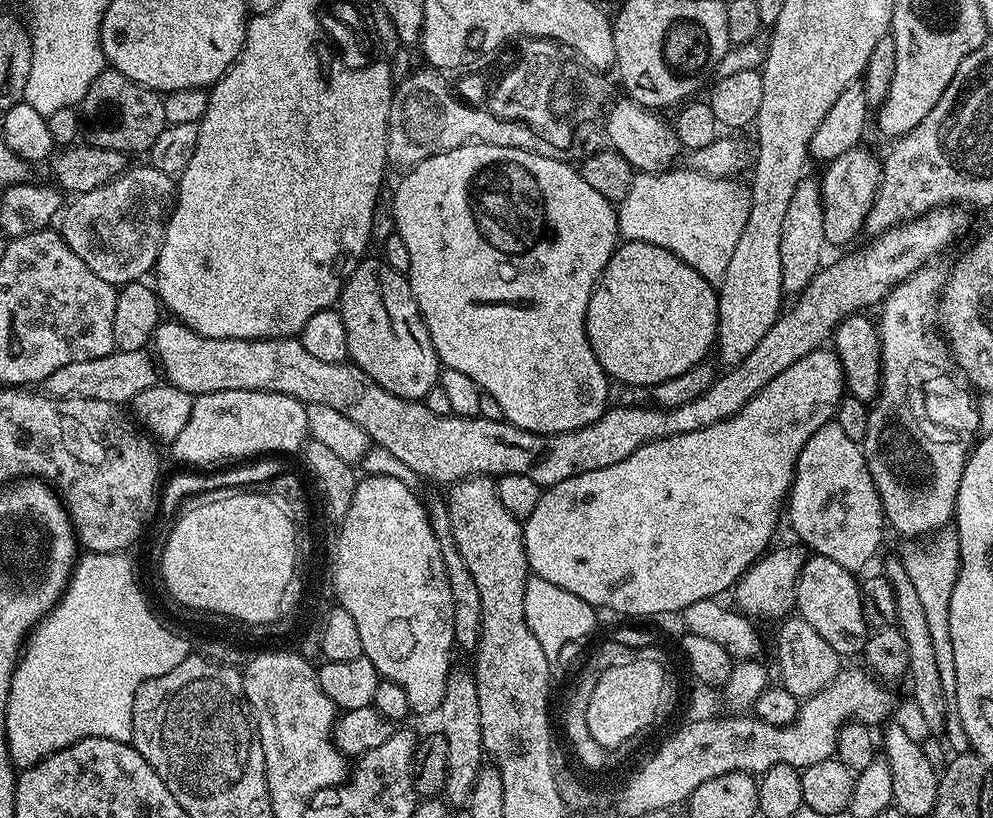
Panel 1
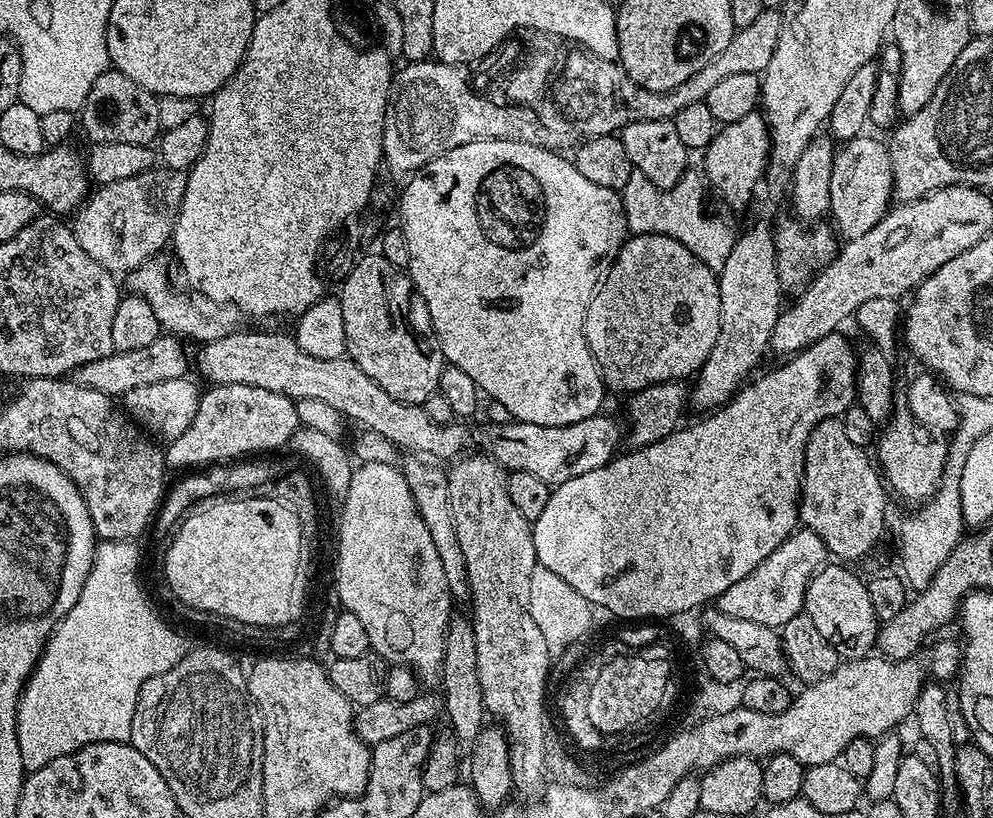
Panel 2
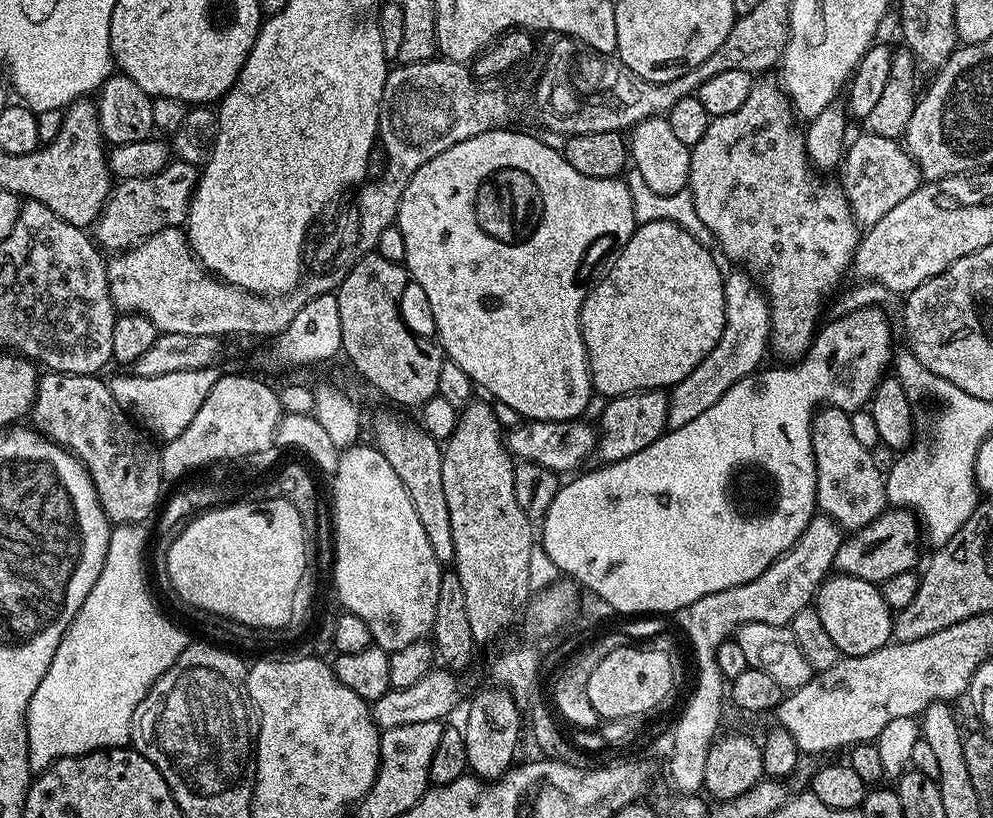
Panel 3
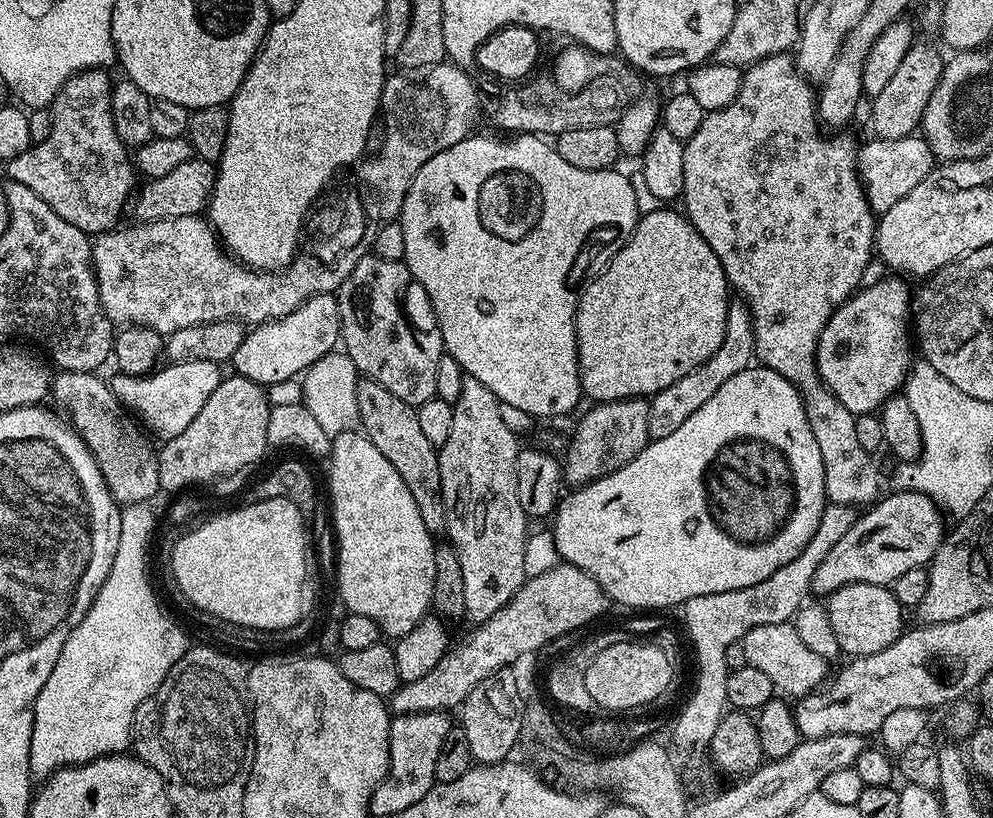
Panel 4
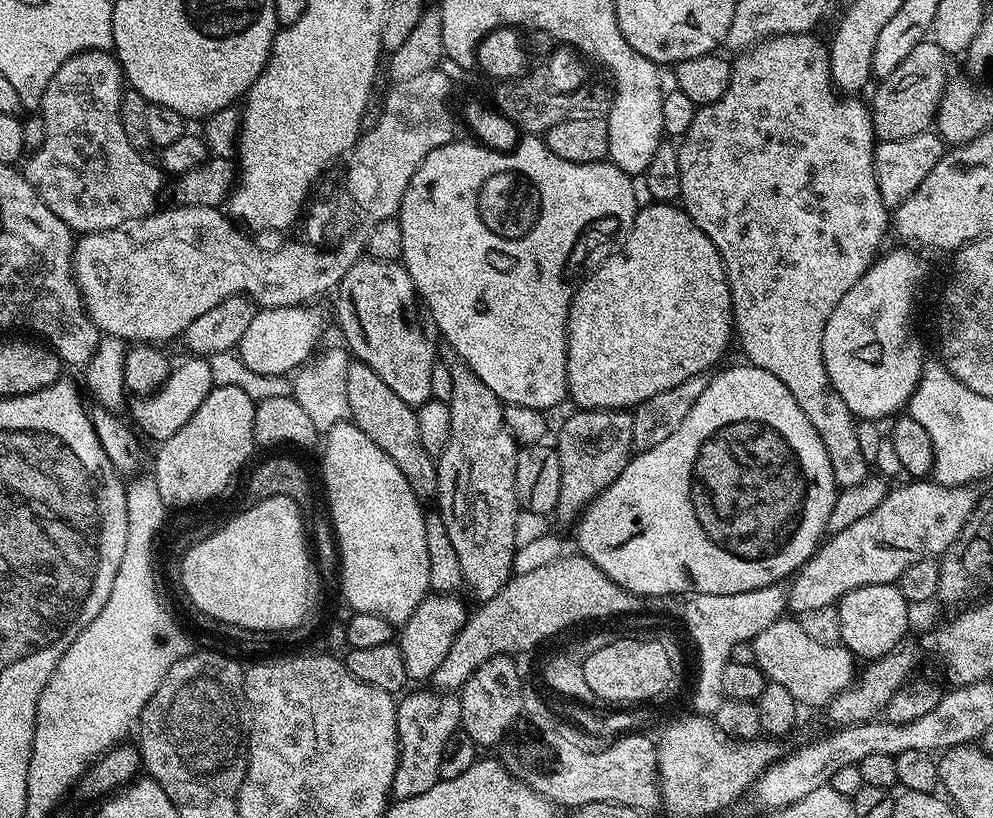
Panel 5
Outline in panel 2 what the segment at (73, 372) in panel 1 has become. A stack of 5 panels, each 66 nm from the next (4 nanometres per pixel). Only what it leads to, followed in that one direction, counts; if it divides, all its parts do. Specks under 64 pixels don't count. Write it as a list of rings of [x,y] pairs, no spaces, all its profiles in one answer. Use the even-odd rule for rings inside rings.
[[[162,334],[139,350],[113,351],[106,358],[98,358],[98,362],[86,362],[86,366],[76,369],[74,379],[90,390],[98,390],[113,398],[122,398],[134,388],[185,377],[189,373],[188,368],[190,370],[190,356],[187,356],[181,343],[183,341],[175,335]]]

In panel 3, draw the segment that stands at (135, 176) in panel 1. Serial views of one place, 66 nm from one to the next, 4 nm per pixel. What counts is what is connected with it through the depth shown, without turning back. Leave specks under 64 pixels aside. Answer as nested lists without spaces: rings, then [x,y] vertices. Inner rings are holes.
[[[184,160],[169,162],[158,174],[146,178],[130,178],[119,181],[113,187],[100,216],[94,225],[94,240],[101,249],[119,254],[135,248],[146,238],[167,228],[180,228],[185,223],[196,183],[200,181],[197,165]]]

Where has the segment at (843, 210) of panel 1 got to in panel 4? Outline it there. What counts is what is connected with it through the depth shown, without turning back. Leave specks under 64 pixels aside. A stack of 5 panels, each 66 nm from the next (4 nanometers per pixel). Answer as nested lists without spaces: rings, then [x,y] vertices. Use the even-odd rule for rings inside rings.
[[[913,134],[906,138],[881,140],[872,138],[869,144],[861,143],[858,148],[856,166],[860,181],[864,184],[864,193],[873,212],[882,214],[894,206],[901,198],[906,198],[922,178],[926,178],[934,167],[934,157],[923,135]]]

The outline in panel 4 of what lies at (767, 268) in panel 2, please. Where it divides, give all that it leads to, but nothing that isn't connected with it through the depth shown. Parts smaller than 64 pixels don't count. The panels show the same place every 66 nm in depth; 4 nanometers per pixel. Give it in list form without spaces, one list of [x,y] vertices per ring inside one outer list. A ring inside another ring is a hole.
[[[733,303],[728,309],[728,325],[726,334],[722,338],[722,346],[718,346],[718,350],[714,350],[714,354],[706,358],[702,366],[690,370],[690,374],[678,378],[678,382],[666,386],[666,390],[656,393],[648,400],[649,437],[652,440],[661,440],[666,438],[666,434],[674,434],[674,430],[678,430],[678,426],[682,426],[682,422],[686,422],[690,414],[694,414],[694,410],[700,409],[718,391],[722,382],[746,370],[753,363],[755,355],[756,343],[752,329],[752,316],[743,303]]]

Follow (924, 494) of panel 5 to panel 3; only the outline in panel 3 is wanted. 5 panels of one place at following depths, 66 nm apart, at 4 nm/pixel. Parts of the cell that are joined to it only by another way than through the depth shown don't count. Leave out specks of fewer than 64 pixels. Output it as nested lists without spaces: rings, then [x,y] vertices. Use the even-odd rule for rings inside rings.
[[[885,510],[874,522],[841,539],[835,571],[880,586],[884,580],[917,567],[915,564],[920,556],[920,540],[922,544],[922,528],[911,511]]]

